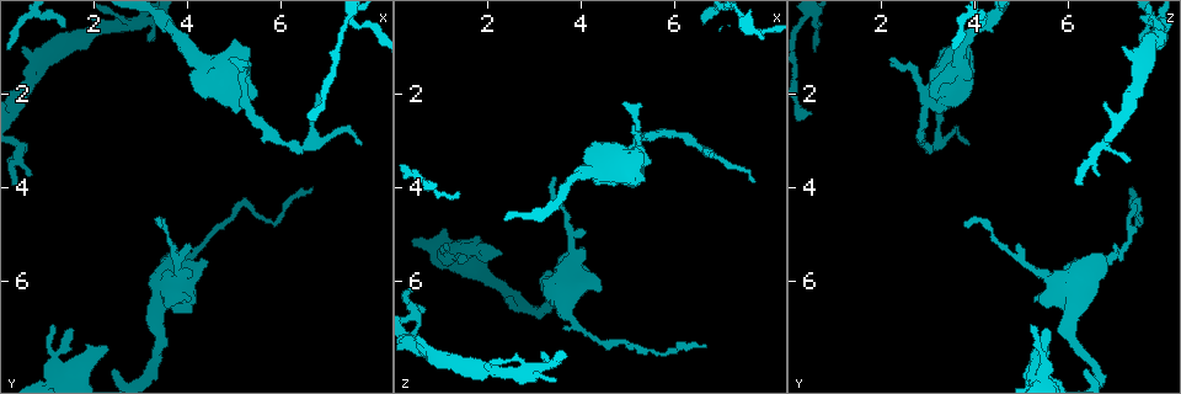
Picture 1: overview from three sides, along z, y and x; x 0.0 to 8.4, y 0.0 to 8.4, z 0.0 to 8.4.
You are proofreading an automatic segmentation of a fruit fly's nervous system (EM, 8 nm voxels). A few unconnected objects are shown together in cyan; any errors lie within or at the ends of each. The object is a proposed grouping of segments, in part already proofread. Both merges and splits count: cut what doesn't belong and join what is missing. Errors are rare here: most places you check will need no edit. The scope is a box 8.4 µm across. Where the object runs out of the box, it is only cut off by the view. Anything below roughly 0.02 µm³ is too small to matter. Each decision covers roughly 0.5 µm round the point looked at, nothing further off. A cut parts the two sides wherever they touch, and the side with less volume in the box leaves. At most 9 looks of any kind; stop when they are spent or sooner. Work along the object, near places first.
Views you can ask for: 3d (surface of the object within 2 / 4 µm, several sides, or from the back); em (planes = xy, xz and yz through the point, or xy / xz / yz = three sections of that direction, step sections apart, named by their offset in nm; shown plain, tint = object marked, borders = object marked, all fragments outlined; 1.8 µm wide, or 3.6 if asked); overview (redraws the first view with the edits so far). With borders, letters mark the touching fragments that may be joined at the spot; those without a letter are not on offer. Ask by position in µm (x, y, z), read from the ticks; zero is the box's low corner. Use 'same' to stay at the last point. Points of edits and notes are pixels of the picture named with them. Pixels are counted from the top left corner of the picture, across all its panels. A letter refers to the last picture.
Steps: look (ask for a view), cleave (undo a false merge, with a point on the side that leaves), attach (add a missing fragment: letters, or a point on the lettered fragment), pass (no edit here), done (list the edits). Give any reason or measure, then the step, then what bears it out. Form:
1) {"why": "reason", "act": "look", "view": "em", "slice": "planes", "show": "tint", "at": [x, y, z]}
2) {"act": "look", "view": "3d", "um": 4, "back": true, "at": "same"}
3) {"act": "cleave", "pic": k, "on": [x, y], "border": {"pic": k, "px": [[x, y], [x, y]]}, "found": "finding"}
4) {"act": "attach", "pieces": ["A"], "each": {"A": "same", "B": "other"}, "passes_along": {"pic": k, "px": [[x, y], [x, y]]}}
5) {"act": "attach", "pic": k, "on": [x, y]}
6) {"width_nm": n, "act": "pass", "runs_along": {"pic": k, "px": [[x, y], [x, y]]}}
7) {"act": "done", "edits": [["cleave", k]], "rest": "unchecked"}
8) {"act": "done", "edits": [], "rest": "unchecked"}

{"why": "long arm stops here", "act": "look", "view": "3d", "um": 2, "at": [6.65, 4.05, 7.40]}

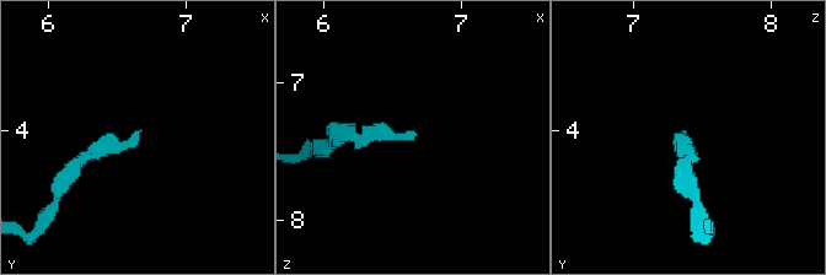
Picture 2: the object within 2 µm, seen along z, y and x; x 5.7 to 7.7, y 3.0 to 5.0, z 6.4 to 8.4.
{"act": "look", "view": "em", "slice": "xy", "step": 4, "show": "plain", "at": [6.66, 4.02, 7.38]}

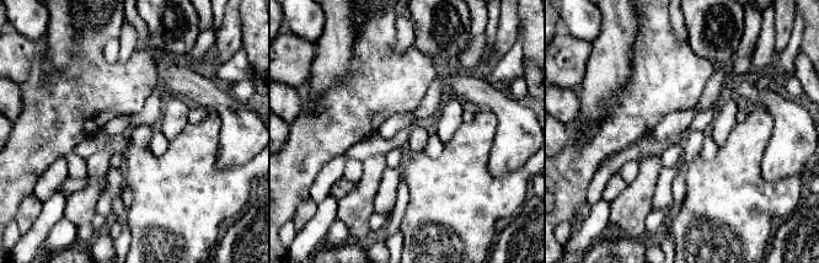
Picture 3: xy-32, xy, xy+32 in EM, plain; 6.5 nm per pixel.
{"why": "what lies round it", "act": "look", "view": "em", "slice": "xy", "step": 4, "show": "borders", "at": "same"}

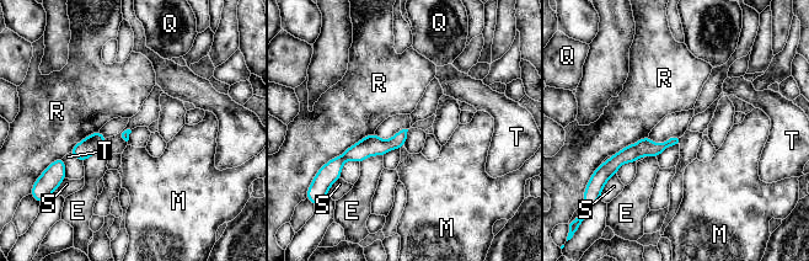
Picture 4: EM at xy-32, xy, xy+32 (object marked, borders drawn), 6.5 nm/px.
{"longest_contact_nm": ["R", 380], "act": "pass", "each": {"E": "other", "M": "other", "Q": "other", "R": "other", "S": "other", "T": "other"}, "runs_along": {"pic": 4, "px": [[403, 133], [391, 144], [337, 160]]}, "found": "no lettered fragment goes on from it"}

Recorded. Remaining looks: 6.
{"why": "an open end", "act": "look", "view": "3d", "um": 4, "at": [3.15, 0.85, 7.55]}

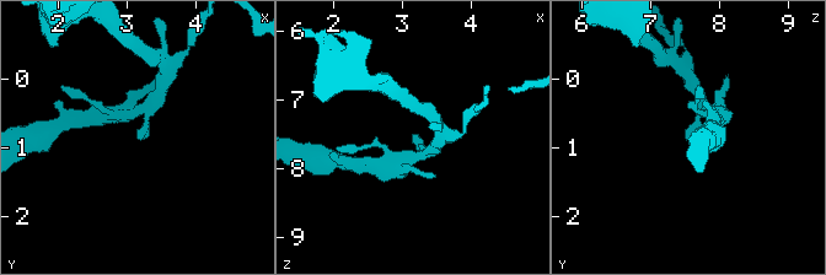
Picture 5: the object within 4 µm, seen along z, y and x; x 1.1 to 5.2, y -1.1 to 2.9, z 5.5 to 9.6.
{"arm_widths_nm": [190, 280], "why": "shape alone is not enough", "act": "look", "view": "em", "slice": "planes", "show": "borders", "at": [3.15, 0.85, 7.55]}

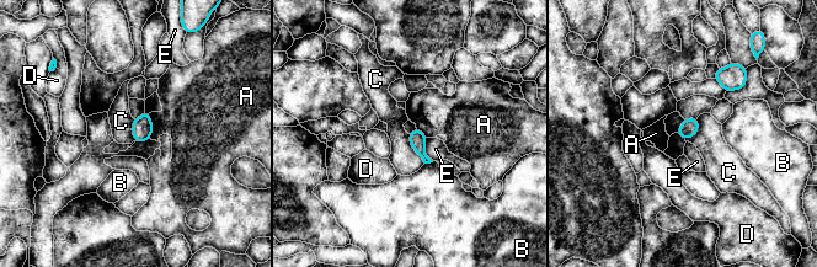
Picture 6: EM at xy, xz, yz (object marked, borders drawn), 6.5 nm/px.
{"longest_contact_nm": ["C", 220], "act": "pass", "each": {"A": "other", "B": "other", "C": "other", "D": "other", "E": "other"}, "border": {"pic": 6, "px": [[409, 134], [411, 147], [425, 163]]}, "found": "no lettered fragment goes on from it"}

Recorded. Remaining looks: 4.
{"why": "branch stops here", "act": "look", "view": "3d", "um": 4, "at": [4.50, 5.65, 6.20]}

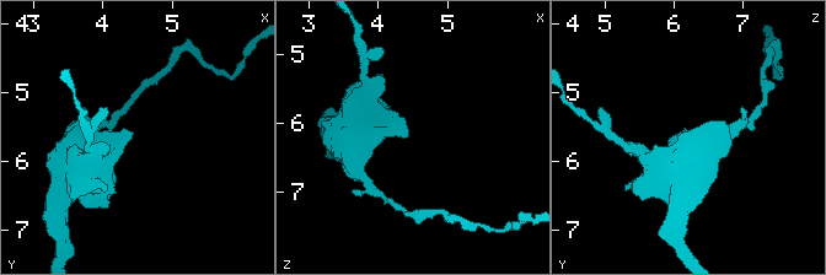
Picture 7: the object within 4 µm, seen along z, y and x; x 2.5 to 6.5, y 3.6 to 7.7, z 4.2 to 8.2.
{"why": "need the tissue", "act": "look", "view": "em", "slice": "yz", "step": 16, "show": "borders", "at": [4.40, 5.60, 6.15]}

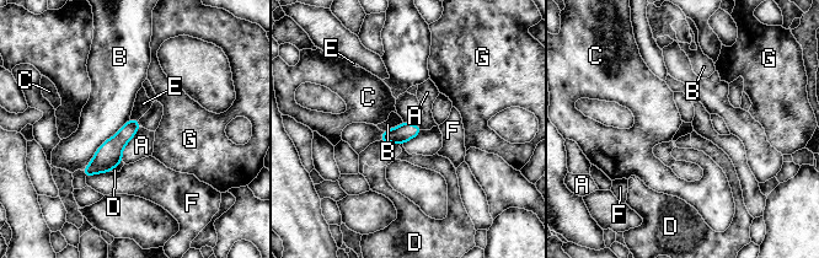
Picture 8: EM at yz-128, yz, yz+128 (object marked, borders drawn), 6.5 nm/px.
{"act": "look", "view": "em", "slice": "planes", "show": "borders", "at": "same"}

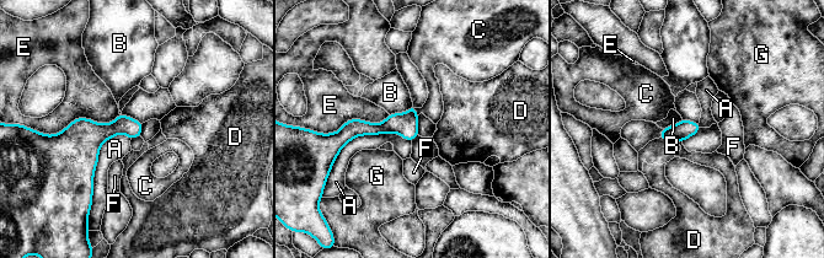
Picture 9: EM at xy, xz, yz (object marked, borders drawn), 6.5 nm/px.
{"longest_contact_nm": ["A", 500], "act": "pass", "each": {"A": "other", "B": "other", "C": "other", "D": "other", "E": "other", "F": "other", "G": "other"}, "found": "none of them fits"}

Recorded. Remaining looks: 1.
{"why": "an open end", "act": "look", "view": "em", "slice": "planes", "show": "borders", "at": [2.25, 7.40, 5.40]}

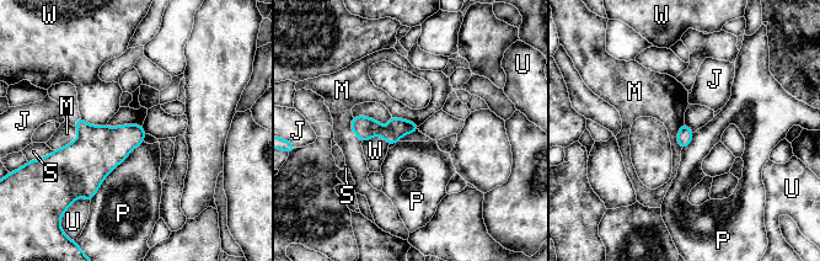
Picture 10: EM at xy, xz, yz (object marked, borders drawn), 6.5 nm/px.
{"longest_contact_nm": ["P", 550], "act": "pass", "each": {"J": "other", "M": "other", "P": "other", "S": "other", "U": "other", "W": "other"}, "found": "none of them fits"}

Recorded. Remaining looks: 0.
{"act": "done", "edits": [], "rest": "unchecked"}

